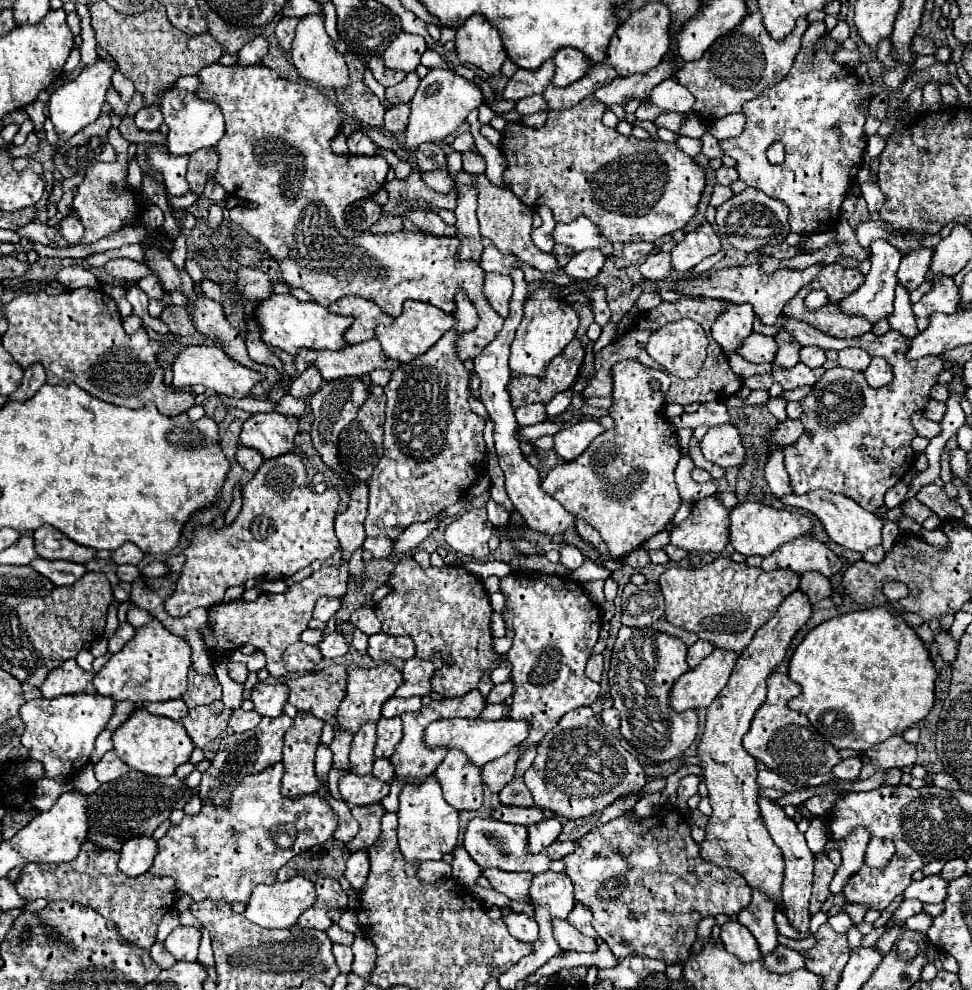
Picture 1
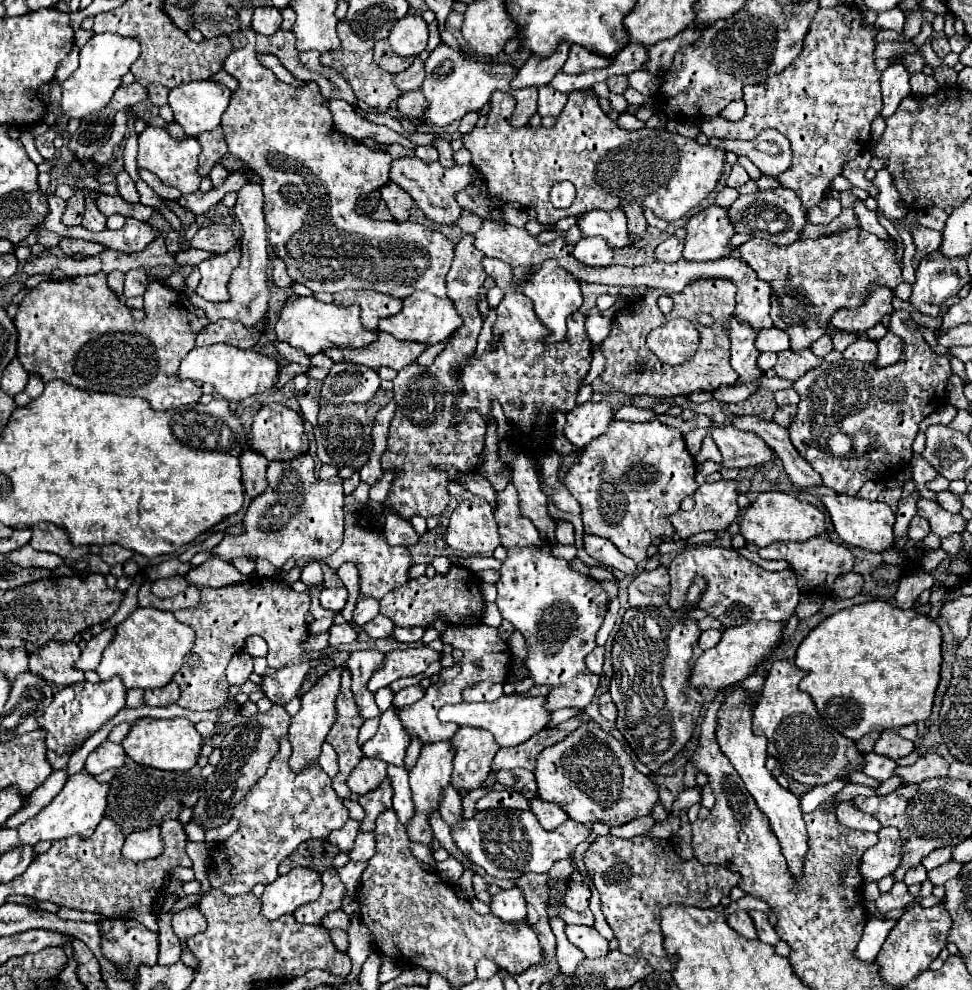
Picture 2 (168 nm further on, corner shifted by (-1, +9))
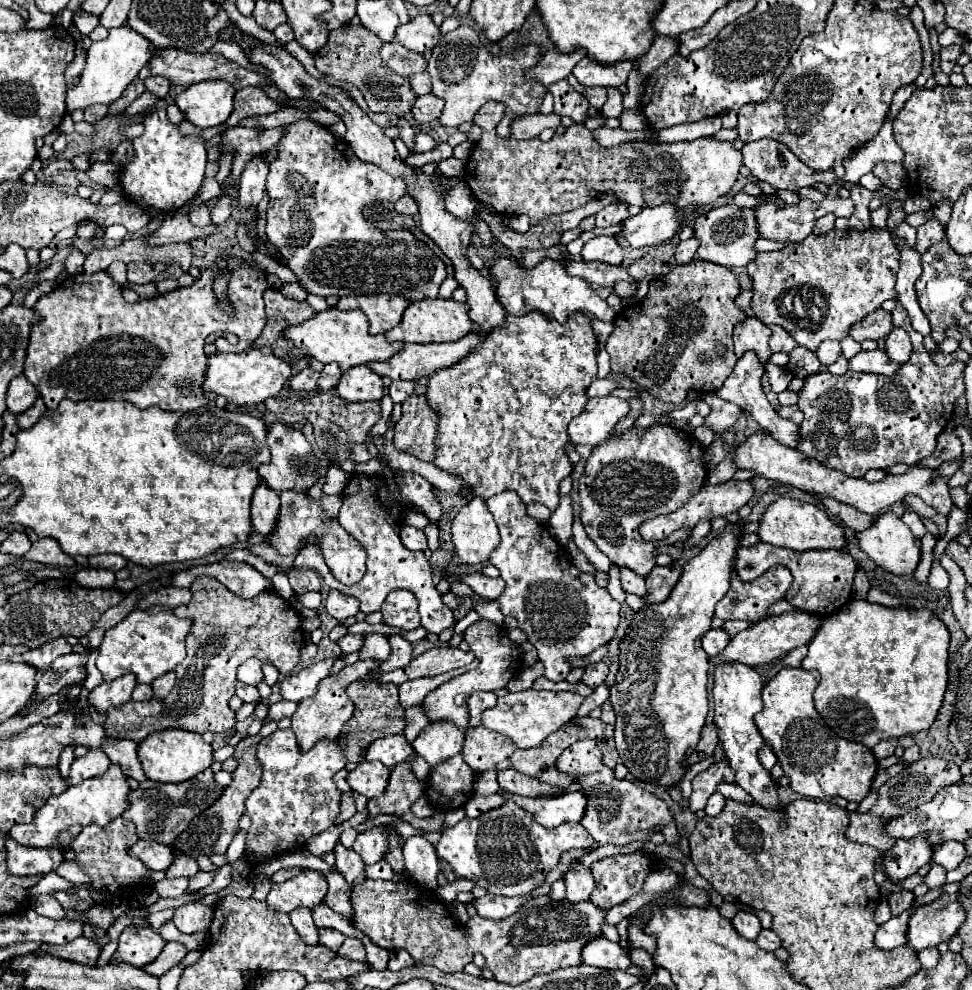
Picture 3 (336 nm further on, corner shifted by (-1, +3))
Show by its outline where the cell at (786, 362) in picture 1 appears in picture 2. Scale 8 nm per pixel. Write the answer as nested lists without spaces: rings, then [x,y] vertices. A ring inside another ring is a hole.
[[[859,228],[815,240],[797,240],[789,246],[777,246],[763,238],[751,238],[739,246],[741,258],[761,280],[771,284],[771,320],[789,334],[791,350],[809,348],[831,326],[831,314],[843,308],[859,308],[871,286],[895,290],[903,282],[895,250],[897,242],[893,238],[881,240]]]

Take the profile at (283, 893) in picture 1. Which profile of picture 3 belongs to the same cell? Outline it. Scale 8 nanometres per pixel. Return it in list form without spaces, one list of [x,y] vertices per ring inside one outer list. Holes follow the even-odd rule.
[[[303,870],[299,876],[283,884],[273,884],[267,896],[267,906],[273,912],[291,912],[301,906],[313,908],[325,898],[325,892],[327,892],[325,876],[315,870]]]

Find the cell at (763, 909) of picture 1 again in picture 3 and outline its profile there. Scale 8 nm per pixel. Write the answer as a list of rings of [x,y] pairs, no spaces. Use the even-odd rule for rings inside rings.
[[[761,930],[755,942],[757,942],[759,948],[769,950],[769,952],[775,952],[781,946],[781,940],[779,940],[779,936],[773,930]]]

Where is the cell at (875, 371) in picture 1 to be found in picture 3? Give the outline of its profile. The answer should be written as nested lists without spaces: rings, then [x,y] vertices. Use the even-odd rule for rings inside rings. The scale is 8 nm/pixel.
[[[893,328],[889,332],[885,340],[885,352],[897,364],[907,362],[907,358],[911,356],[911,340],[903,328]]]

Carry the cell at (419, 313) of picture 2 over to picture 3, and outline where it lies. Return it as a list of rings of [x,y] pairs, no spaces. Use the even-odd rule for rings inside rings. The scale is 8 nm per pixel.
[[[435,298],[435,300],[419,300],[419,302],[411,302],[401,318],[401,322],[385,332],[385,338],[395,342],[417,342],[417,344],[431,344],[431,342],[455,342],[461,336],[471,332],[471,320],[467,316],[467,304],[455,302],[453,298],[443,300],[443,298]]]

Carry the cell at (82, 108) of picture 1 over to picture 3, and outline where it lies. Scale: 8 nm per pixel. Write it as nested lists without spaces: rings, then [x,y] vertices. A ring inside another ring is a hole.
[[[111,28],[109,36],[101,42],[93,42],[87,50],[85,68],[79,76],[79,84],[67,86],[67,112],[73,110],[85,110],[93,104],[113,104],[123,90],[133,82],[133,78],[139,74],[139,70],[147,64],[151,58],[151,42],[137,34],[131,28]]]

